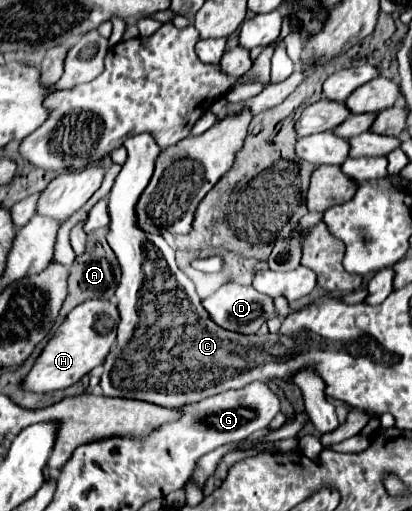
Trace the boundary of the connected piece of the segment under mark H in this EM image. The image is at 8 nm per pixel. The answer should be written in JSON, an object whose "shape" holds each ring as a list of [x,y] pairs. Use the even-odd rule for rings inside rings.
{"shape":[[[89,300],[89,302],[79,304],[77,308],[73,308],[67,314],[63,324],[57,328],[55,336],[45,344],[45,348],[37,356],[33,368],[21,380],[19,388],[31,390],[31,392],[53,392],[53,390],[75,384],[87,372],[91,372],[95,366],[103,364],[109,348],[115,342],[117,324],[119,324],[119,312],[109,302]]]}

